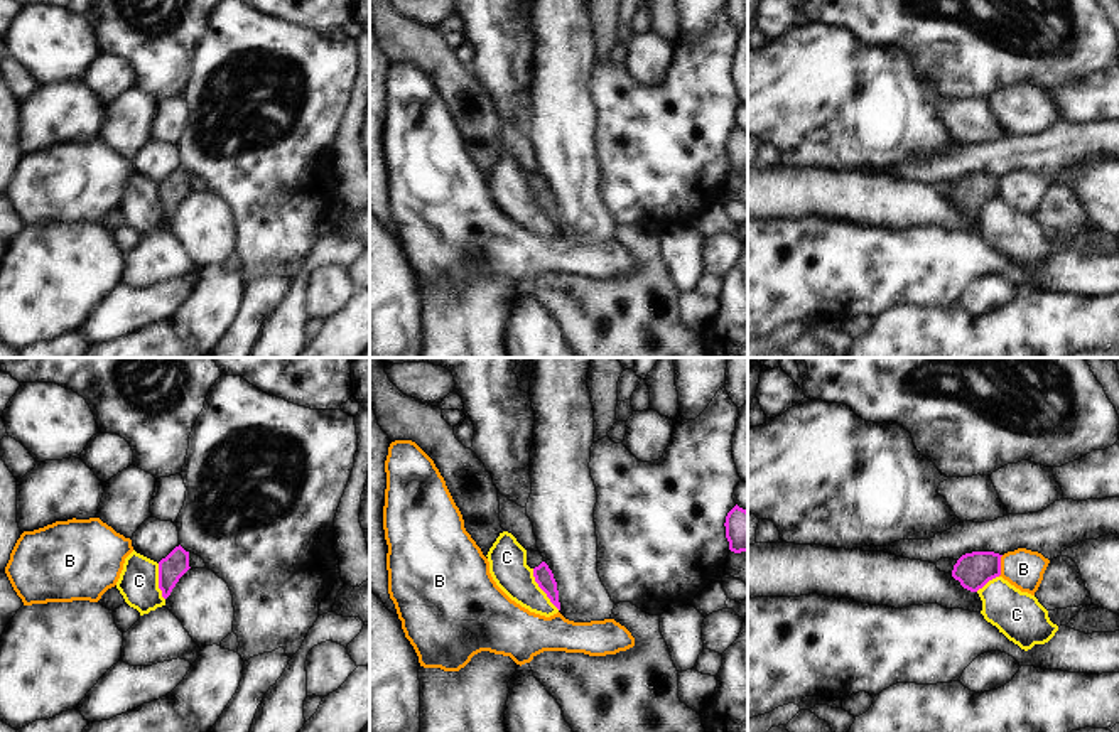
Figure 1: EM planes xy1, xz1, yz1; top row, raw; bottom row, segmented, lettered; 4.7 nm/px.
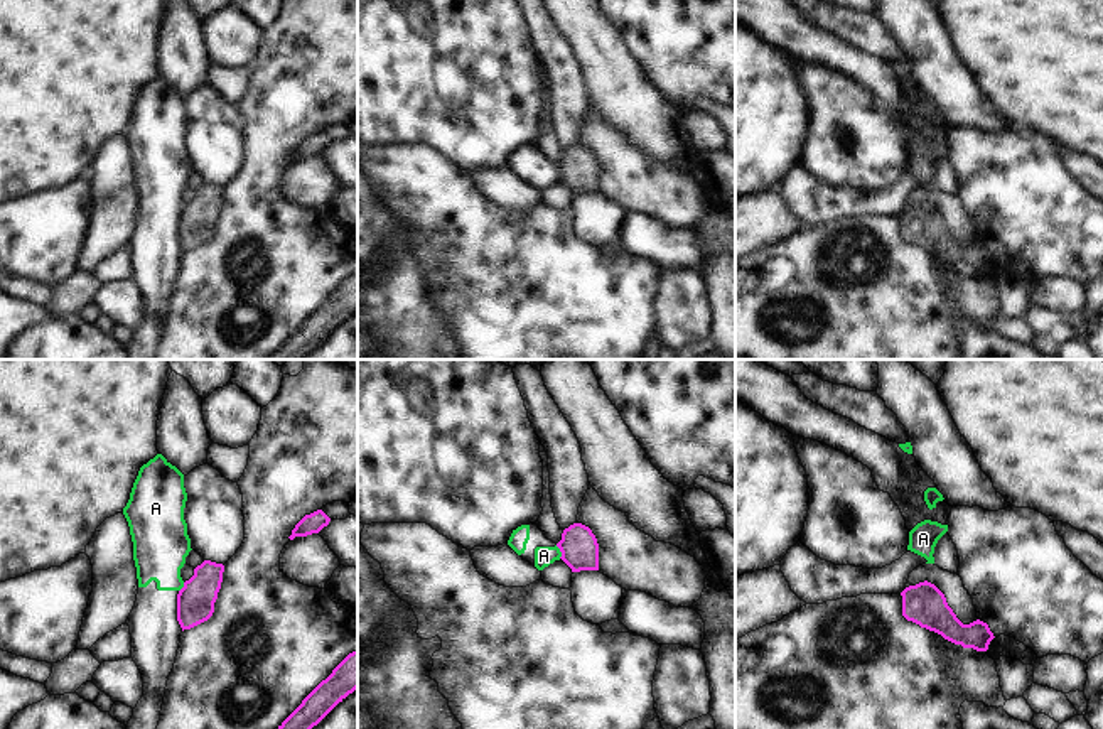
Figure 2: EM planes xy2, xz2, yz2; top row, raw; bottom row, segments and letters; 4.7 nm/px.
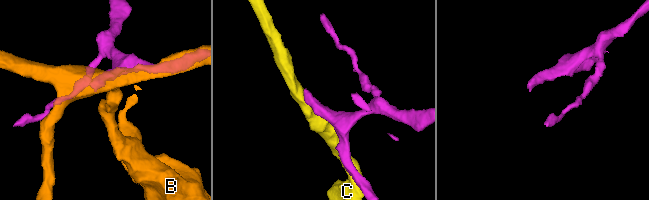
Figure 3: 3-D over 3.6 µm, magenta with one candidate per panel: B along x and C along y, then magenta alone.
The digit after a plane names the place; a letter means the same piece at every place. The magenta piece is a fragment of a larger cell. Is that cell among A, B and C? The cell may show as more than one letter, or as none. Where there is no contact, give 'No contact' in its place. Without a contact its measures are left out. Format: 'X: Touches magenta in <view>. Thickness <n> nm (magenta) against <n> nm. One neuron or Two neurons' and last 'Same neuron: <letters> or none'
A: Touches magenta in xz2. Thickness 180 nm (magenta) against 100 nm. Two neurons
B: Touches magenta in yz1. Thickness 170 nm (magenta) against 190 nm. Two neurons
C: Touches magenta in xz1. Thickness 90 nm (magenta) against 180 nm. Two neurons
Same neuron: none

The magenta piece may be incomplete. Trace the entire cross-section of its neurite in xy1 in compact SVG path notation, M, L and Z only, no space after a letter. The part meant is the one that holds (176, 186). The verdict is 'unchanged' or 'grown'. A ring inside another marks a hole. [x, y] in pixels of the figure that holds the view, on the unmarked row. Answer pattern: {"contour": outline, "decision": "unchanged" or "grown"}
{"contour": "M181 167L159 184L159 211L162 213L164 221L170 218L179 201L189 191L189 174L186 174Z", "decision": "unchanged"}

